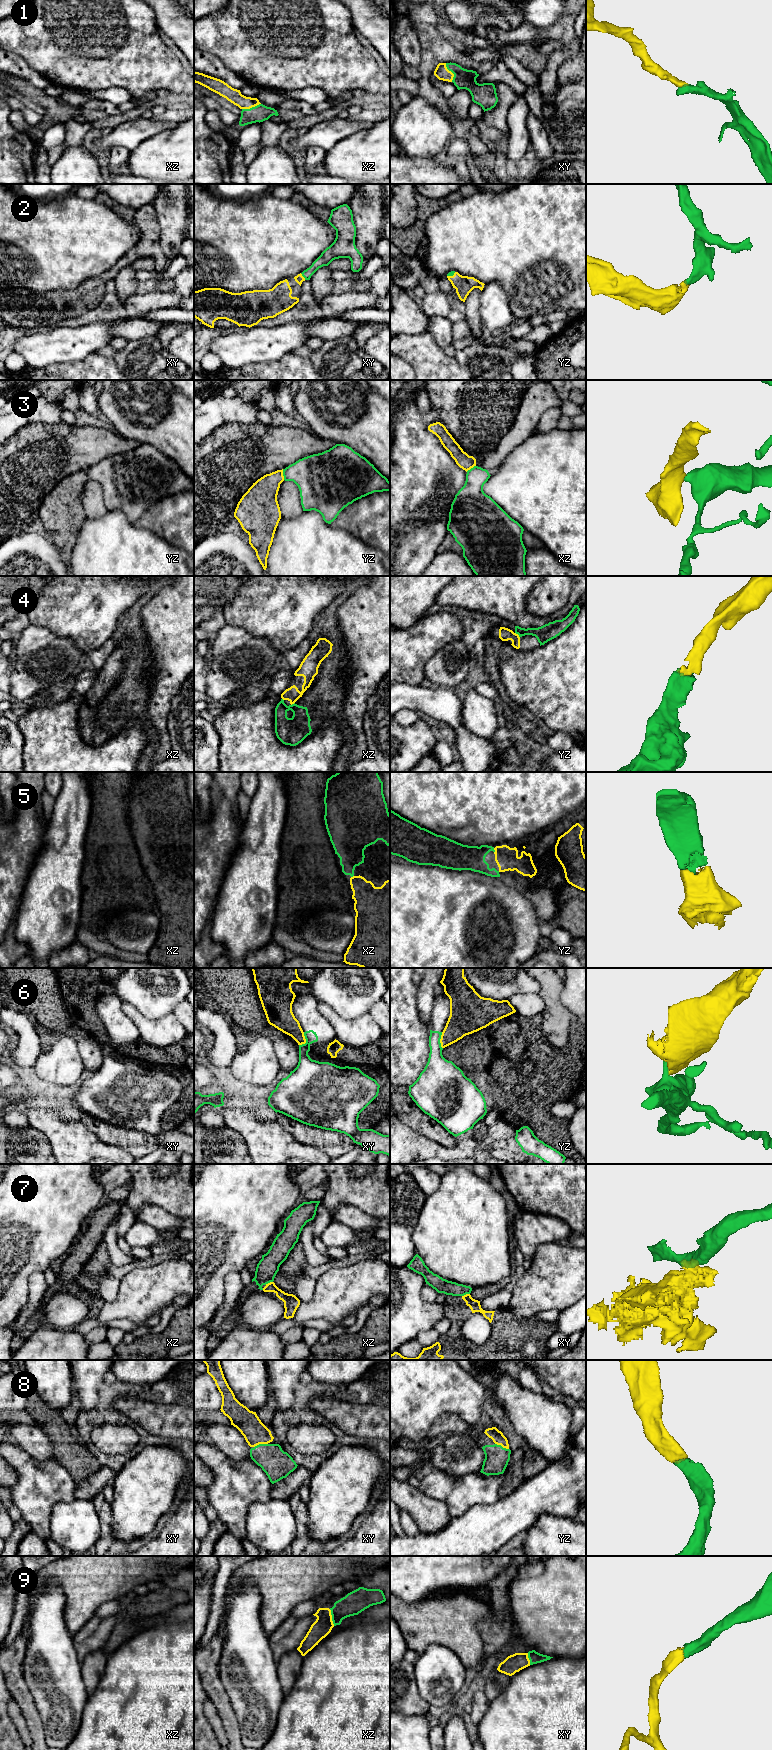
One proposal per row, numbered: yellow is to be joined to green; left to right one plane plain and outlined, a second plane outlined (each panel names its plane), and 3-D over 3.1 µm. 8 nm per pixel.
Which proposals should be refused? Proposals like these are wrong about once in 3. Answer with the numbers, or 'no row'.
3, 6, 7

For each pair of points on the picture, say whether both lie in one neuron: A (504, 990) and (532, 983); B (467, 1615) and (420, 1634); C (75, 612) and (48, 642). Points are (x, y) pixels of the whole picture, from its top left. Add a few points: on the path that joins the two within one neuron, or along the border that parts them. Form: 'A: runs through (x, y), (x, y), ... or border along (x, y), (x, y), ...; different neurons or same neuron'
A: runs through (511, 985), (525, 983); same neuron
B: runs through (455, 1615), (451, 1619), (437, 1619), (432, 1622); same neuron
C: border along (32, 625), (42, 625), (76, 643); different neurons

